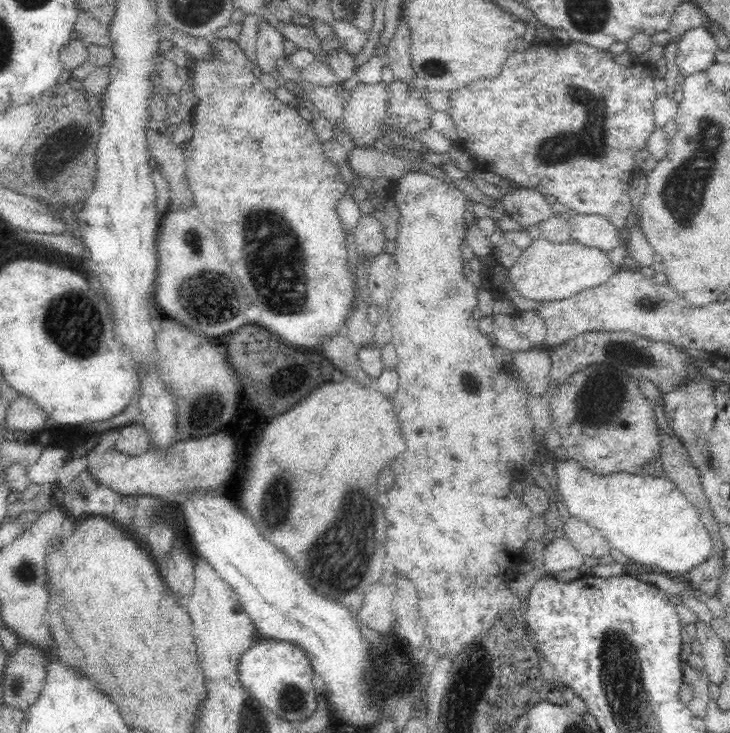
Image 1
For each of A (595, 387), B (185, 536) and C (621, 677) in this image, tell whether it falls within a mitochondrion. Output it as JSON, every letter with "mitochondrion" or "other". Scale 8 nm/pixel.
{"A":"mitochondrion","B":"other","C":"mitochondrion"}

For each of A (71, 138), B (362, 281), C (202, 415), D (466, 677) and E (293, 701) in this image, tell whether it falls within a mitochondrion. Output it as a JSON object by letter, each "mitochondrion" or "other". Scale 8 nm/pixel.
{"A":"other","B":"other","C":"other","D":"mitochondrion","E":"mitochondrion"}

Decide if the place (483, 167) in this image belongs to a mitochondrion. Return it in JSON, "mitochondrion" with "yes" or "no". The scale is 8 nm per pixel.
{"mitochondrion":"no"}

